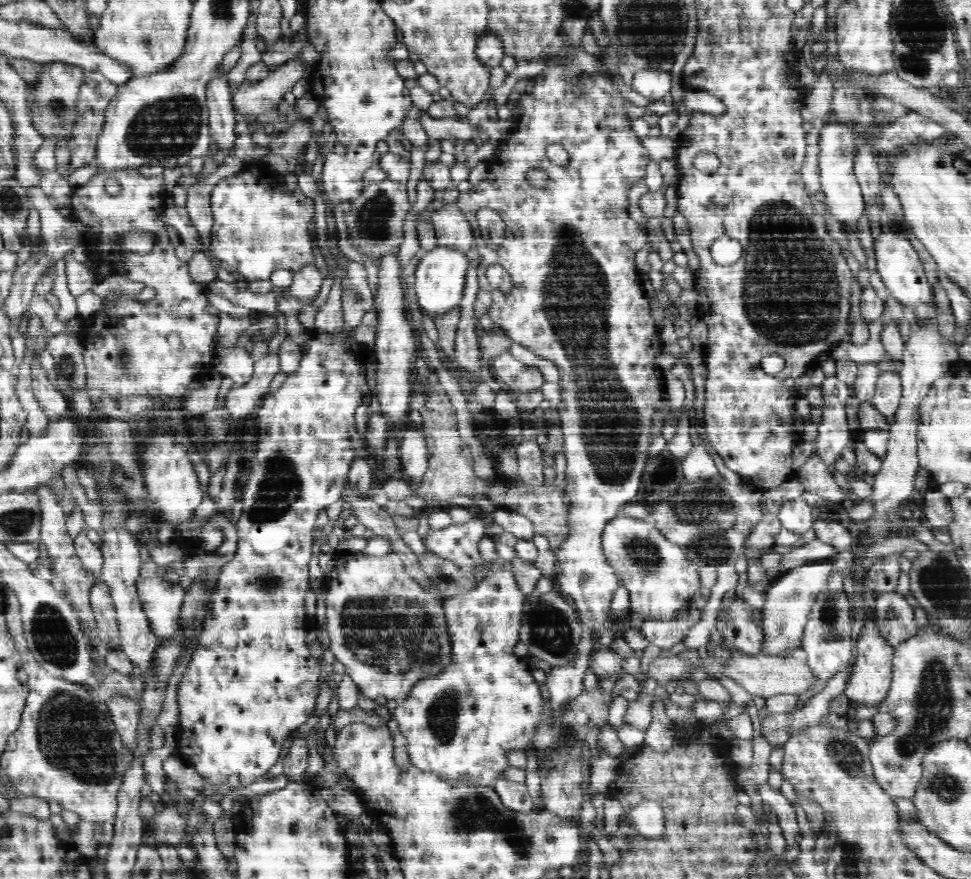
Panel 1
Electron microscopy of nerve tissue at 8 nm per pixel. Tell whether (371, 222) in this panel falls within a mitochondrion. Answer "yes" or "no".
yes

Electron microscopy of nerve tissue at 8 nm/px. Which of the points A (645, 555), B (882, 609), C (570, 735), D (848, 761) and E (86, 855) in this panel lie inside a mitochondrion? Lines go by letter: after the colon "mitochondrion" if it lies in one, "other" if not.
A: mitochondrion
B: other
C: mitochondrion
D: mitochondrion
E: other

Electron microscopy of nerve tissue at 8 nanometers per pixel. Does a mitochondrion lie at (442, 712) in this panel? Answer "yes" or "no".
yes

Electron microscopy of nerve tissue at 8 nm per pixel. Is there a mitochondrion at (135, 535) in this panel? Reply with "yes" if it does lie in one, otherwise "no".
no

